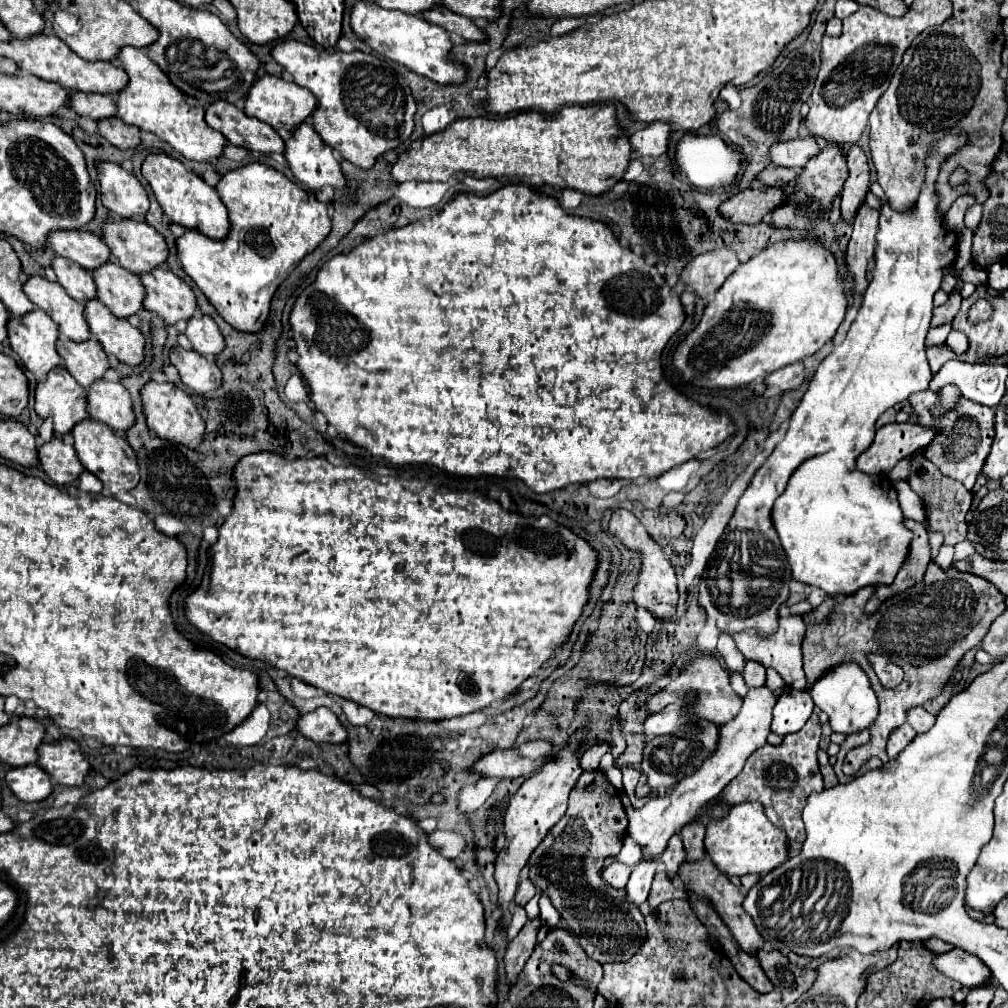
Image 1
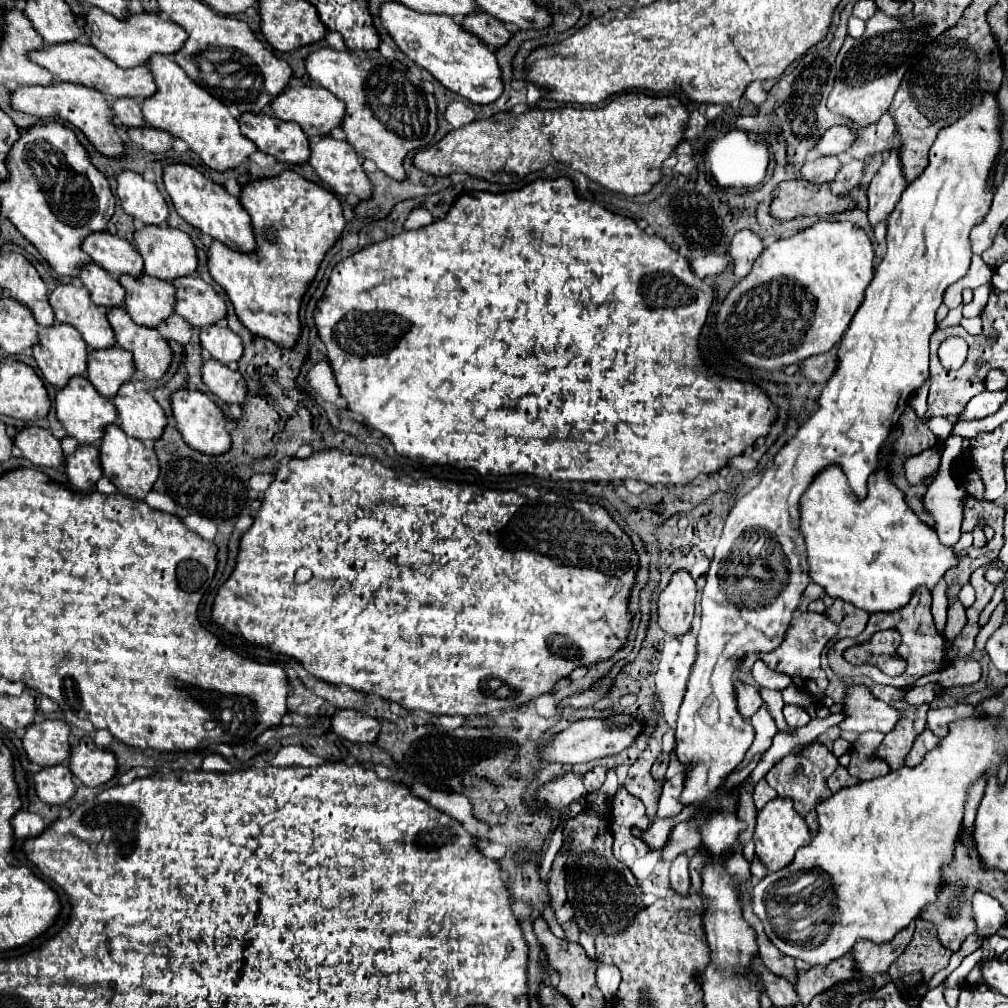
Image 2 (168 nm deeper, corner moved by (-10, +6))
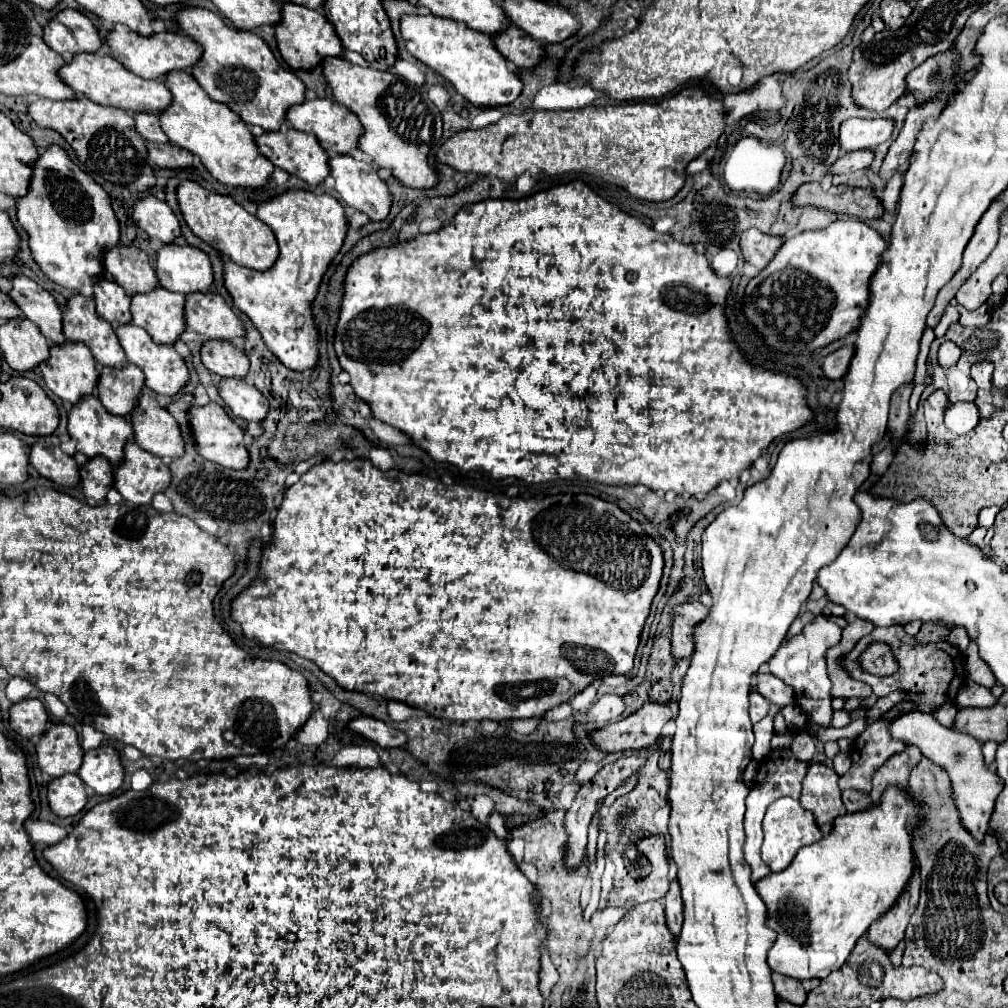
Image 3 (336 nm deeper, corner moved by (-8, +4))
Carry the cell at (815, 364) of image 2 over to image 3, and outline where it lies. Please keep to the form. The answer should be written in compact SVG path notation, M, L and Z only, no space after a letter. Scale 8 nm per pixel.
M851 344L851 346L843 346L843 348L839 348L837 352L829 354L829 356L825 358L825 362L823 362L823 372L825 372L825 376L831 378L831 380L843 378L845 372L849 370L849 364L851 364L853 354L855 354L855 346L853 346L853 344Z

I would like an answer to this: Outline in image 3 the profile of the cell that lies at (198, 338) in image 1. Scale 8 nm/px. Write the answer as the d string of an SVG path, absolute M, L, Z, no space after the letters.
M209 340L201 348L201 362L205 368L221 378L245 378L249 372L249 358L231 342Z

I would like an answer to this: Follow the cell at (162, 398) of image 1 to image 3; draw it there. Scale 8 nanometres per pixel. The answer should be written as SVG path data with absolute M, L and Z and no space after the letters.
M209 402L207 406L199 406L199 408L193 406L189 410L189 416L191 416L197 452L201 452L201 456L205 456L205 460L211 460L215 464L221 464L221 466L233 468L233 470L247 468L249 452L243 442L243 428L235 420L231 420L229 414L219 404Z

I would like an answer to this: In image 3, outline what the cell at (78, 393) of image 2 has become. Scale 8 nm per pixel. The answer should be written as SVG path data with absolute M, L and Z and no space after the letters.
M85 396L69 412L69 434L77 444L77 452L83 452L87 458L105 456L115 466L123 462L123 448L133 438L133 426L127 418L109 414L97 396Z

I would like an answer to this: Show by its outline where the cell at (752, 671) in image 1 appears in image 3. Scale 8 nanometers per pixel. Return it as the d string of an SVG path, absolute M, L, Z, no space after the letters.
M759 672L757 674L757 692L767 698L769 702L777 704L779 708L785 708L789 704L795 702L795 694L793 690L779 678L775 678L769 672Z

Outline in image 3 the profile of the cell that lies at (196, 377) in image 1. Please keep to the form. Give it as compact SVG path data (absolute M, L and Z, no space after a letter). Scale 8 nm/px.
M221 380L219 394L231 412L247 422L263 422L269 412L267 398L245 380Z

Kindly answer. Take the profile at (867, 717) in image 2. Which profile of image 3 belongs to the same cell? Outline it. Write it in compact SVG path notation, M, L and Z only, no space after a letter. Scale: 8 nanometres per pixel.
M907 712L897 720L893 720L891 732L905 744L917 746L925 758L929 758L933 764L937 764L949 774L953 804L959 810L961 824L977 842L983 842L985 834L989 832L989 820L995 808L995 798L1003 790L1003 782L999 780L995 768L985 764L981 754L981 744L973 736L965 736L961 732L949 730L941 726L933 716L921 712Z

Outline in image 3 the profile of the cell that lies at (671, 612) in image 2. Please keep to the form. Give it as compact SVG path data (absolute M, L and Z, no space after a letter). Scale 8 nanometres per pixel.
M685 602L677 608L677 614L673 618L673 656L675 660L689 660L695 642L693 642L693 630L697 624L701 624L709 616L709 608L699 602Z

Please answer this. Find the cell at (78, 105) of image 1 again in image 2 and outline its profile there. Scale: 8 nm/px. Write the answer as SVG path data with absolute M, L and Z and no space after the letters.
M117 98L111 104L111 112L115 116L117 122L121 122L123 126L143 126L143 114L141 114L141 106L137 104L135 98Z

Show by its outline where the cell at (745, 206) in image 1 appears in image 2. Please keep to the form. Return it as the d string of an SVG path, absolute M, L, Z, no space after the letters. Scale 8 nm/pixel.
M805 180L779 184L777 196L773 198L769 212L777 220L793 220L809 214L831 214L843 212L853 206L849 198L833 196L827 184L811 184Z

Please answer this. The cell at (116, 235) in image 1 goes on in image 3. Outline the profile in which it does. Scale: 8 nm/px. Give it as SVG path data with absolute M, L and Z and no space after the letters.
M165 244L157 252L157 276L163 288L185 296L193 292L211 292L213 286L211 260L193 246Z

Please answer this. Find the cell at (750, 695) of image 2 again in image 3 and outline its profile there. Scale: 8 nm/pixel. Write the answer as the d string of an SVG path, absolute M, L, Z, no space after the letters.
M751 692L751 706L749 706L749 714L751 714L751 722L757 724L761 718L765 718L769 712L769 700L765 700L759 692Z

